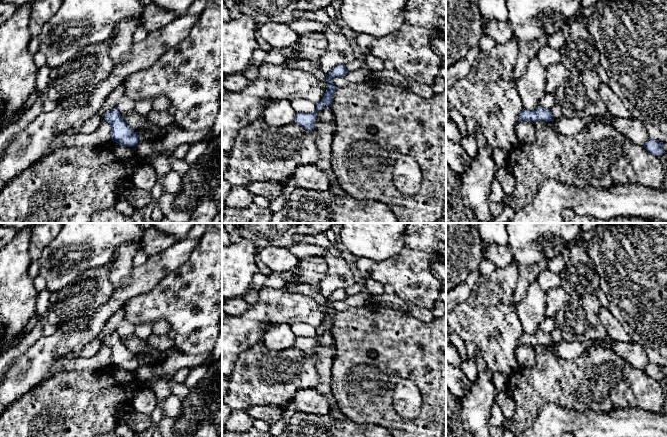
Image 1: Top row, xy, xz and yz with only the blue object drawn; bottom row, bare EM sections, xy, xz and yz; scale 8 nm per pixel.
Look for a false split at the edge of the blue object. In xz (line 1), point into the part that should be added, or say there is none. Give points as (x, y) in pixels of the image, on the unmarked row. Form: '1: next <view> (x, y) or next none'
1: next none

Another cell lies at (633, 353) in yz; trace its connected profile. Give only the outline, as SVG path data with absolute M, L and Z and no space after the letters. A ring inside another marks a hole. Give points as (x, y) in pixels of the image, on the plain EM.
M562 339L553 344L553 349L559 357L570 360L584 354L593 346L609 346L619 357L637 369L643 370L650 364L647 353L637 340L625 343L611 339L606 341L585 340L582 342L567 342Z

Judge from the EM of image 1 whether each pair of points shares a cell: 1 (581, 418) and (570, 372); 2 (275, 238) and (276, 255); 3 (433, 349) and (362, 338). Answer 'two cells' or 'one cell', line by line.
1: two cells
2: two cells
3: one cell

